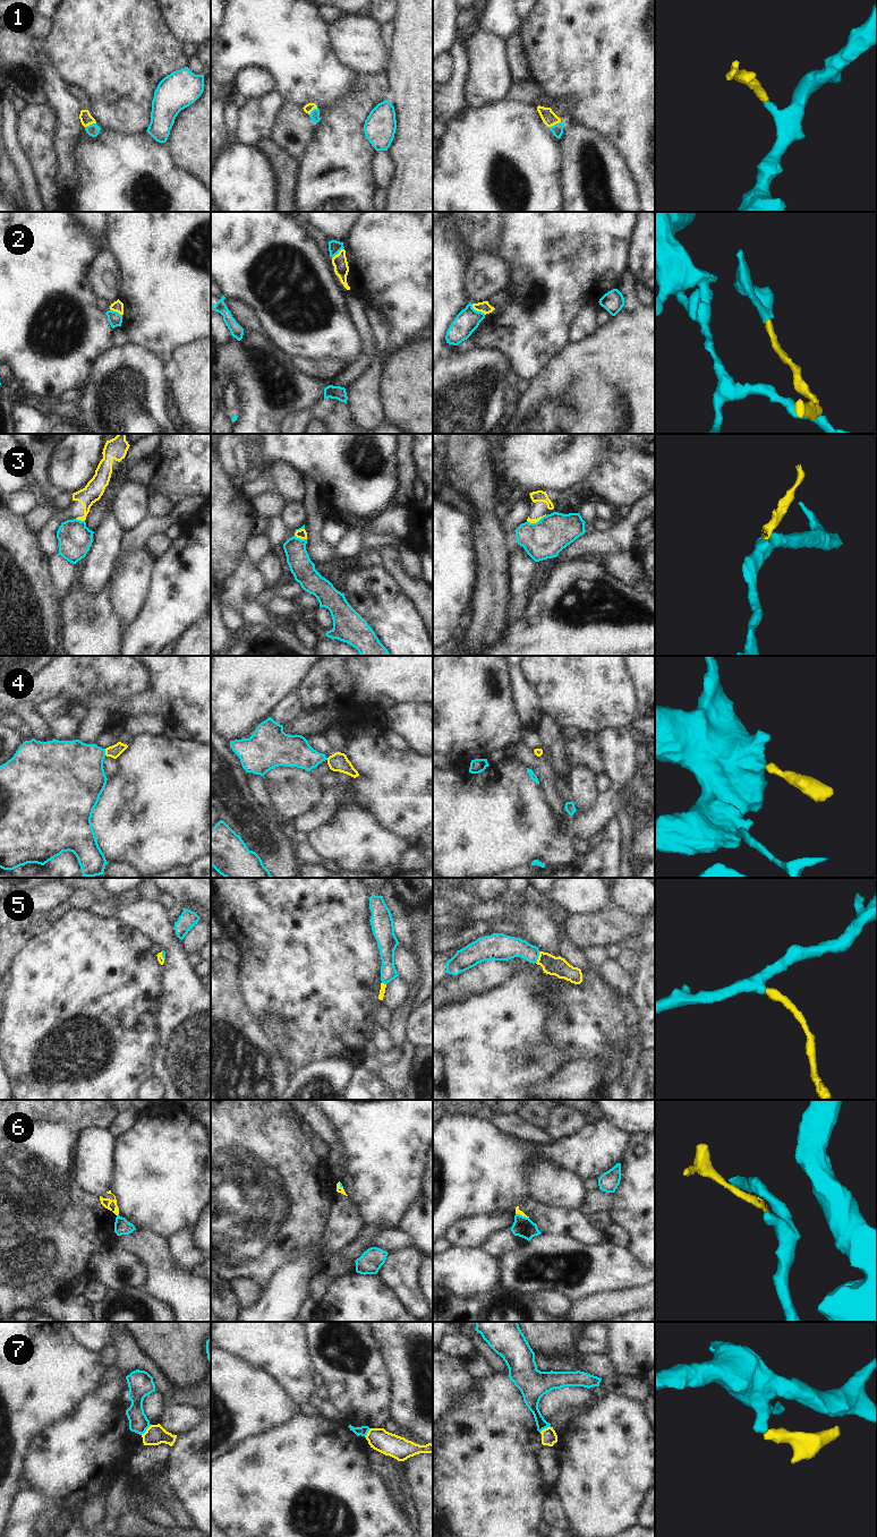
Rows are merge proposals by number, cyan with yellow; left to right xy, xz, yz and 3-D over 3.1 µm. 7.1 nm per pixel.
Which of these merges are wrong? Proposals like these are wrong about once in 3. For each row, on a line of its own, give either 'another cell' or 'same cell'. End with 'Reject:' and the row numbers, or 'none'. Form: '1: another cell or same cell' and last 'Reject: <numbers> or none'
1: same cell
2: same cell
3: another cell
4: same cell
5: same cell
6: another cell
7: another cell
Reject: 3, 6, 7

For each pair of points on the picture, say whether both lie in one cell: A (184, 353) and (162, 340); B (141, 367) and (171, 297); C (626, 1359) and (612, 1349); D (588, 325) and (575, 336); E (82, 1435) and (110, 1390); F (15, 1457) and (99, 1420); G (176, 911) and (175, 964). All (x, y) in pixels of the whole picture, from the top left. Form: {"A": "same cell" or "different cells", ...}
{"A": "different cells", "B": "different cells", "C": "same cell", "D": "same cell", "E": "different cells", "F": "different cells", "G": "different cells"}

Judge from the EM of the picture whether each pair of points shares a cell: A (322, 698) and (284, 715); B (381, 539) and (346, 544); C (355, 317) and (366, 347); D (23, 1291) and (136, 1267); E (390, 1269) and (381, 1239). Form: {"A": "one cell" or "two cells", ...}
{"A": "two cells", "B": "two cells", "C": "one cell", "D": "two cells", "E": "two cells"}

